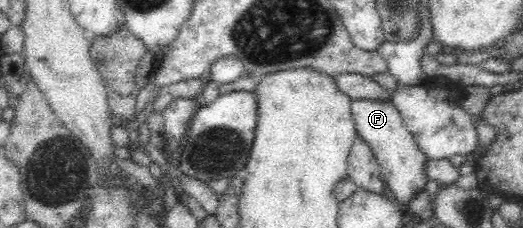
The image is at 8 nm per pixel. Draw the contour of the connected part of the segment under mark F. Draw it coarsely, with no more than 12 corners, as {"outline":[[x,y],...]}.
{"outline":[[352,99],[355,133],[389,191],[409,203],[428,182],[391,99]]}

